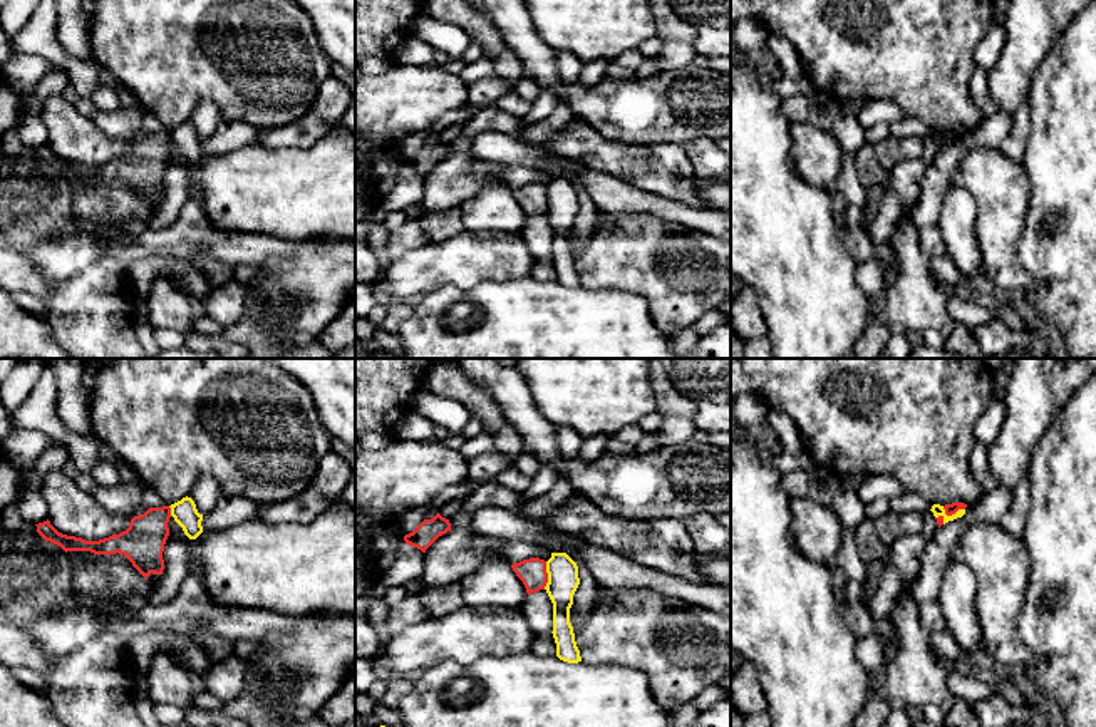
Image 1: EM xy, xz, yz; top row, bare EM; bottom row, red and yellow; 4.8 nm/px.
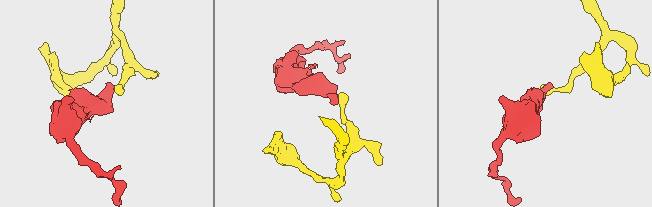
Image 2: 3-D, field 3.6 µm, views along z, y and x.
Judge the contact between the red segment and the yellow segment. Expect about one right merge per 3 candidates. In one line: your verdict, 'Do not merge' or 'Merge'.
Do not merge

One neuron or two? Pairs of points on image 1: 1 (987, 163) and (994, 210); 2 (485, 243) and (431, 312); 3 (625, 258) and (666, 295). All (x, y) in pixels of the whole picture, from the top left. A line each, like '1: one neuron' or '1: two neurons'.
1: one neuron
2: two neurons
3: one neuron

